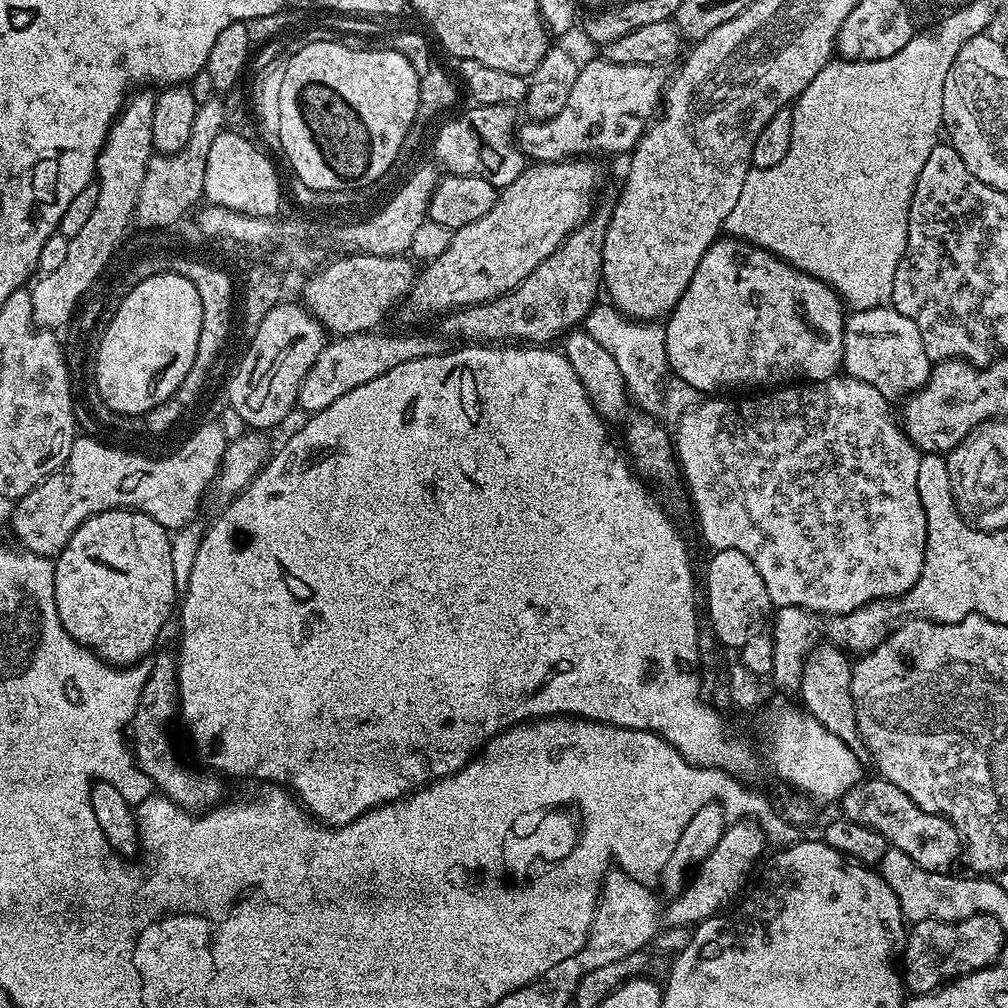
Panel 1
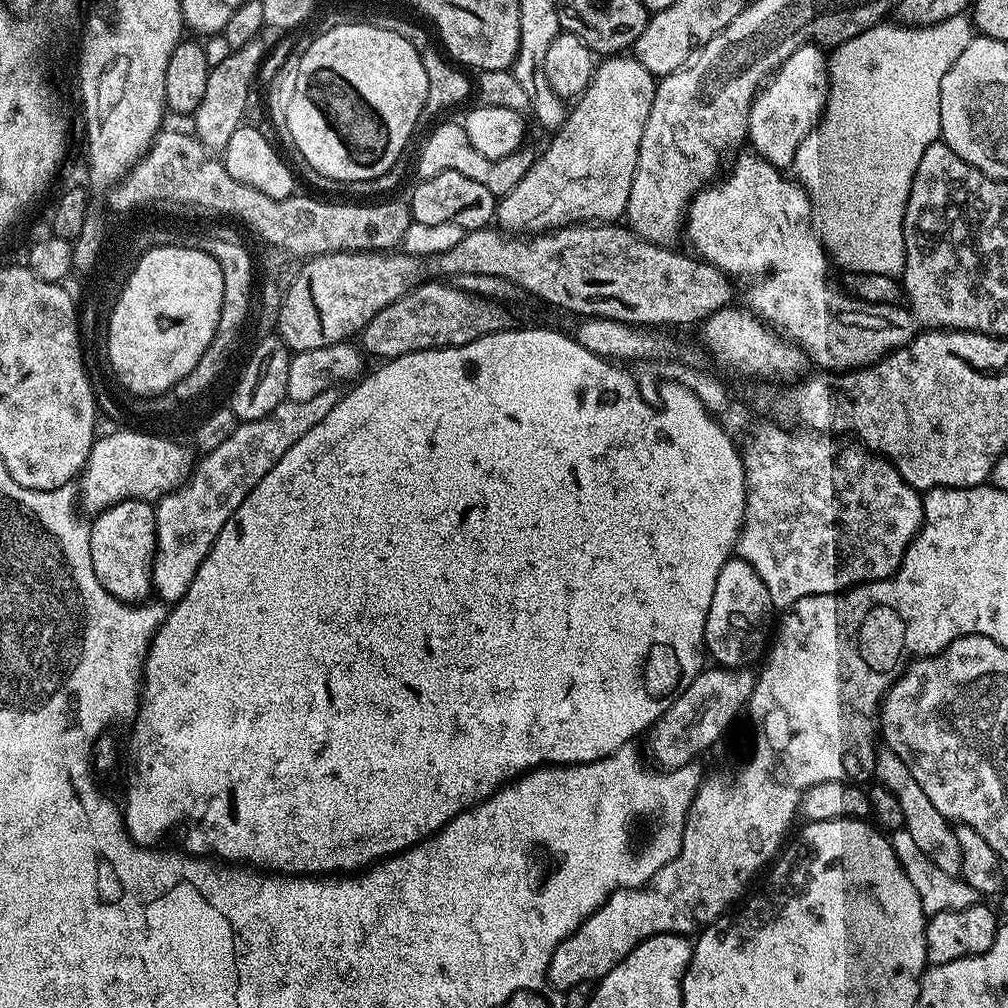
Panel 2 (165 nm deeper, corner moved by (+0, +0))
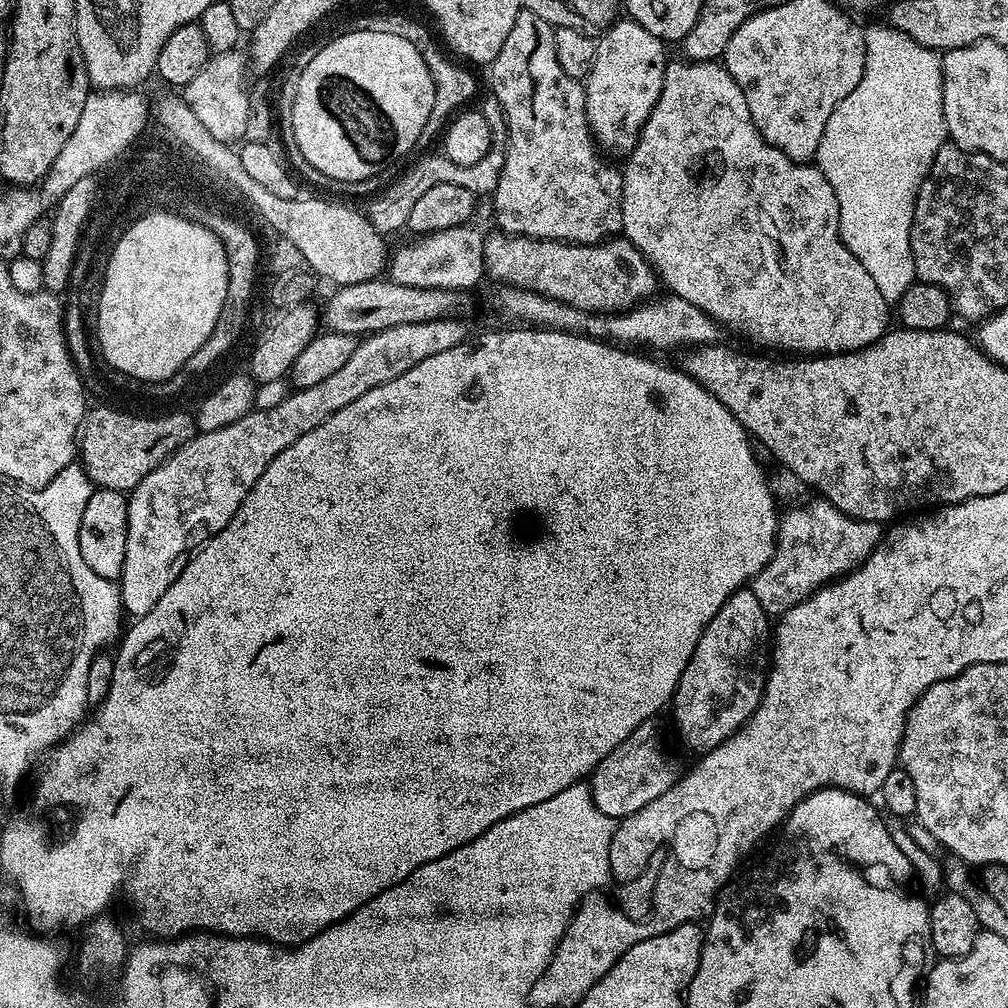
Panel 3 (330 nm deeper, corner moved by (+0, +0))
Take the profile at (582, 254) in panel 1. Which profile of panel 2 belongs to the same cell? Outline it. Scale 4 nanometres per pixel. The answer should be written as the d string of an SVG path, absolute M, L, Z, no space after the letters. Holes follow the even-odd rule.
M425 282L413 292L390 302L390 306L378 310L378 314L374 314L374 318L370 318L368 325L358 333L358 344L367 355L369 352L372 356L380 356L381 361L422 350L466 346L509 327L510 321L499 310L493 303L451 288L446 282Z

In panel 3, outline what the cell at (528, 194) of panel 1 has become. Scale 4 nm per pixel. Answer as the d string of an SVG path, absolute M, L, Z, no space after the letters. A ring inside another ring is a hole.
M631 18L617 19L612 27L596 40L592 69L583 81L586 118L592 130L593 141L609 157L624 158L634 150L644 123L650 118L658 102L658 94L662 94L666 63L664 48L665 41L650 34L650 30L646 30Z

